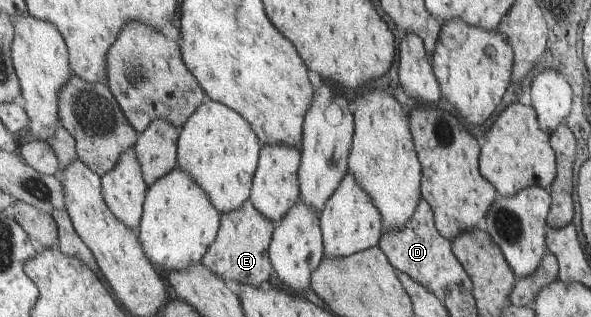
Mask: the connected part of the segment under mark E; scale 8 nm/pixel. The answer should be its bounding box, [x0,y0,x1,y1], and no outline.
[202,199,277,286]

